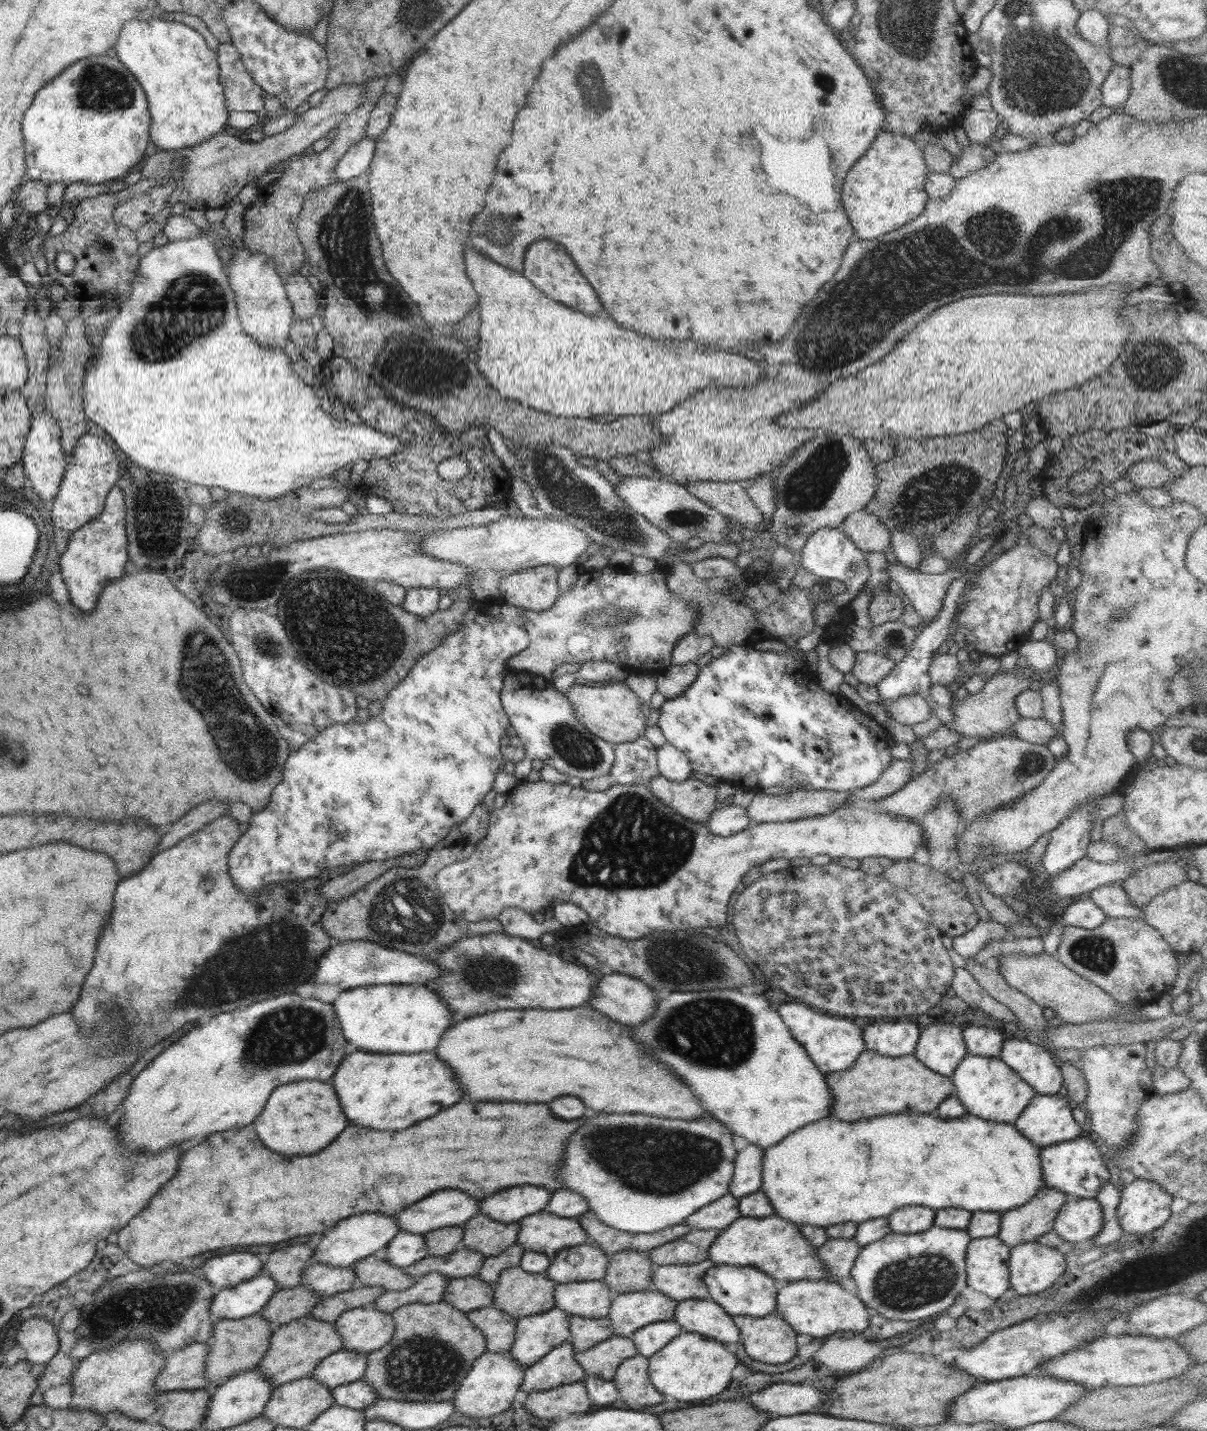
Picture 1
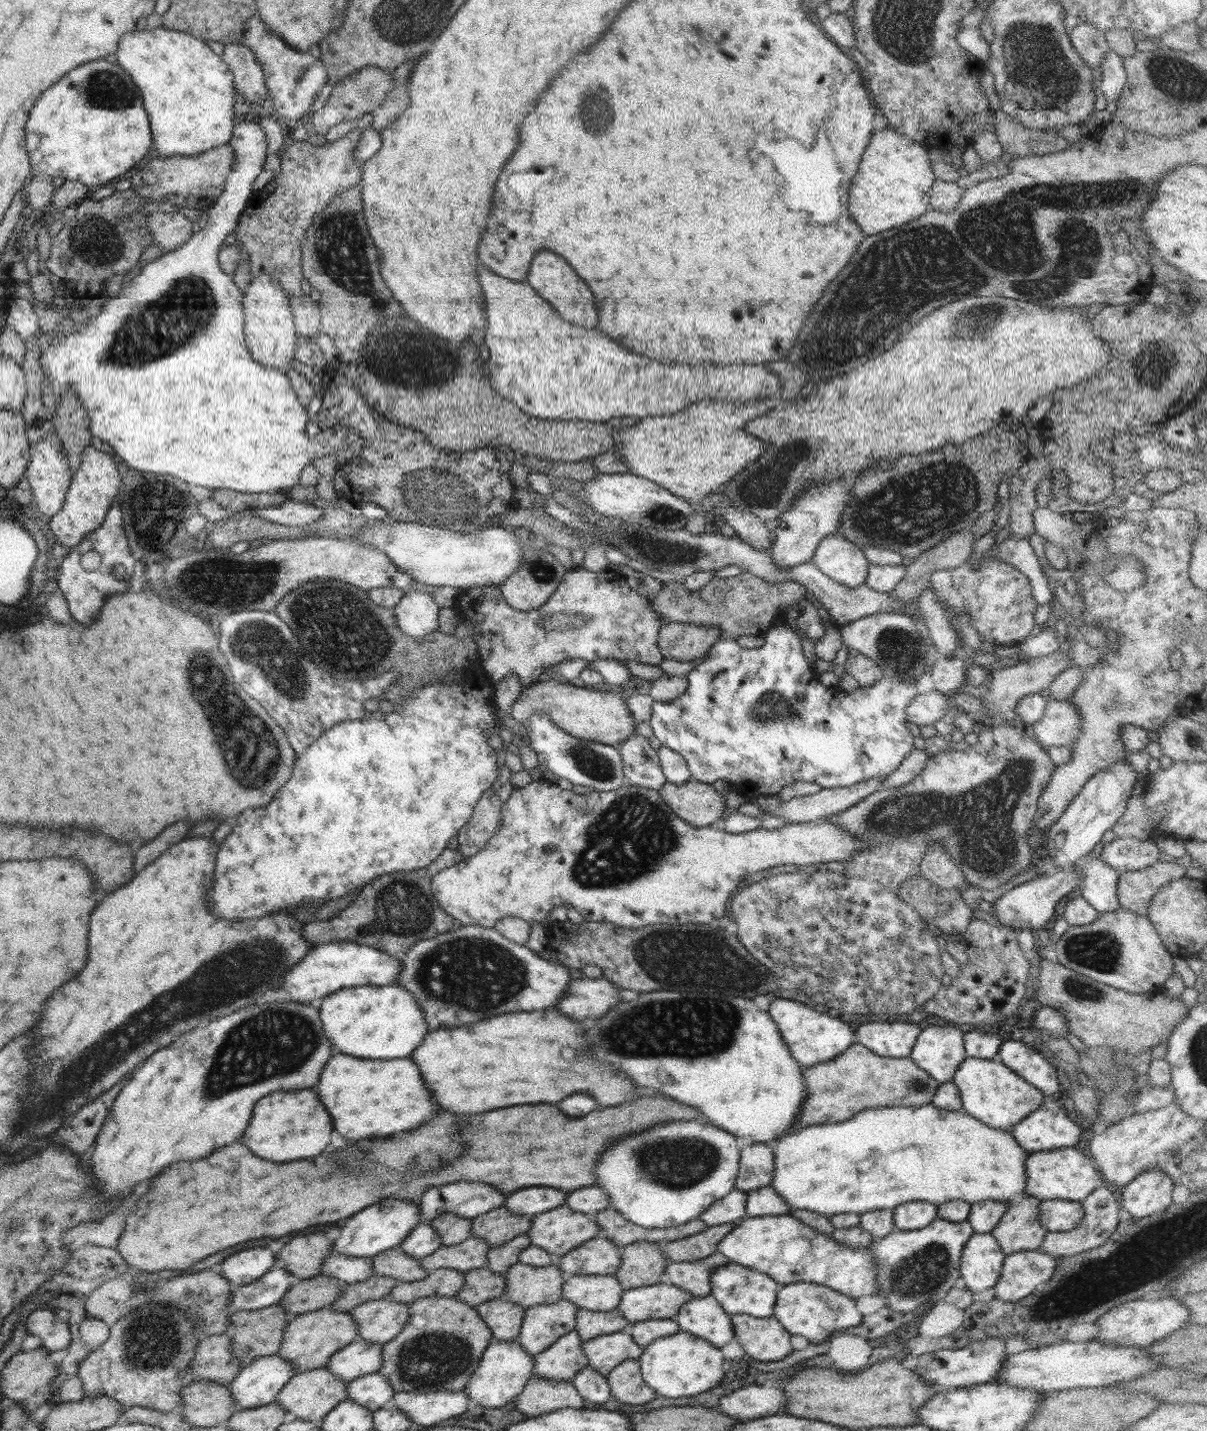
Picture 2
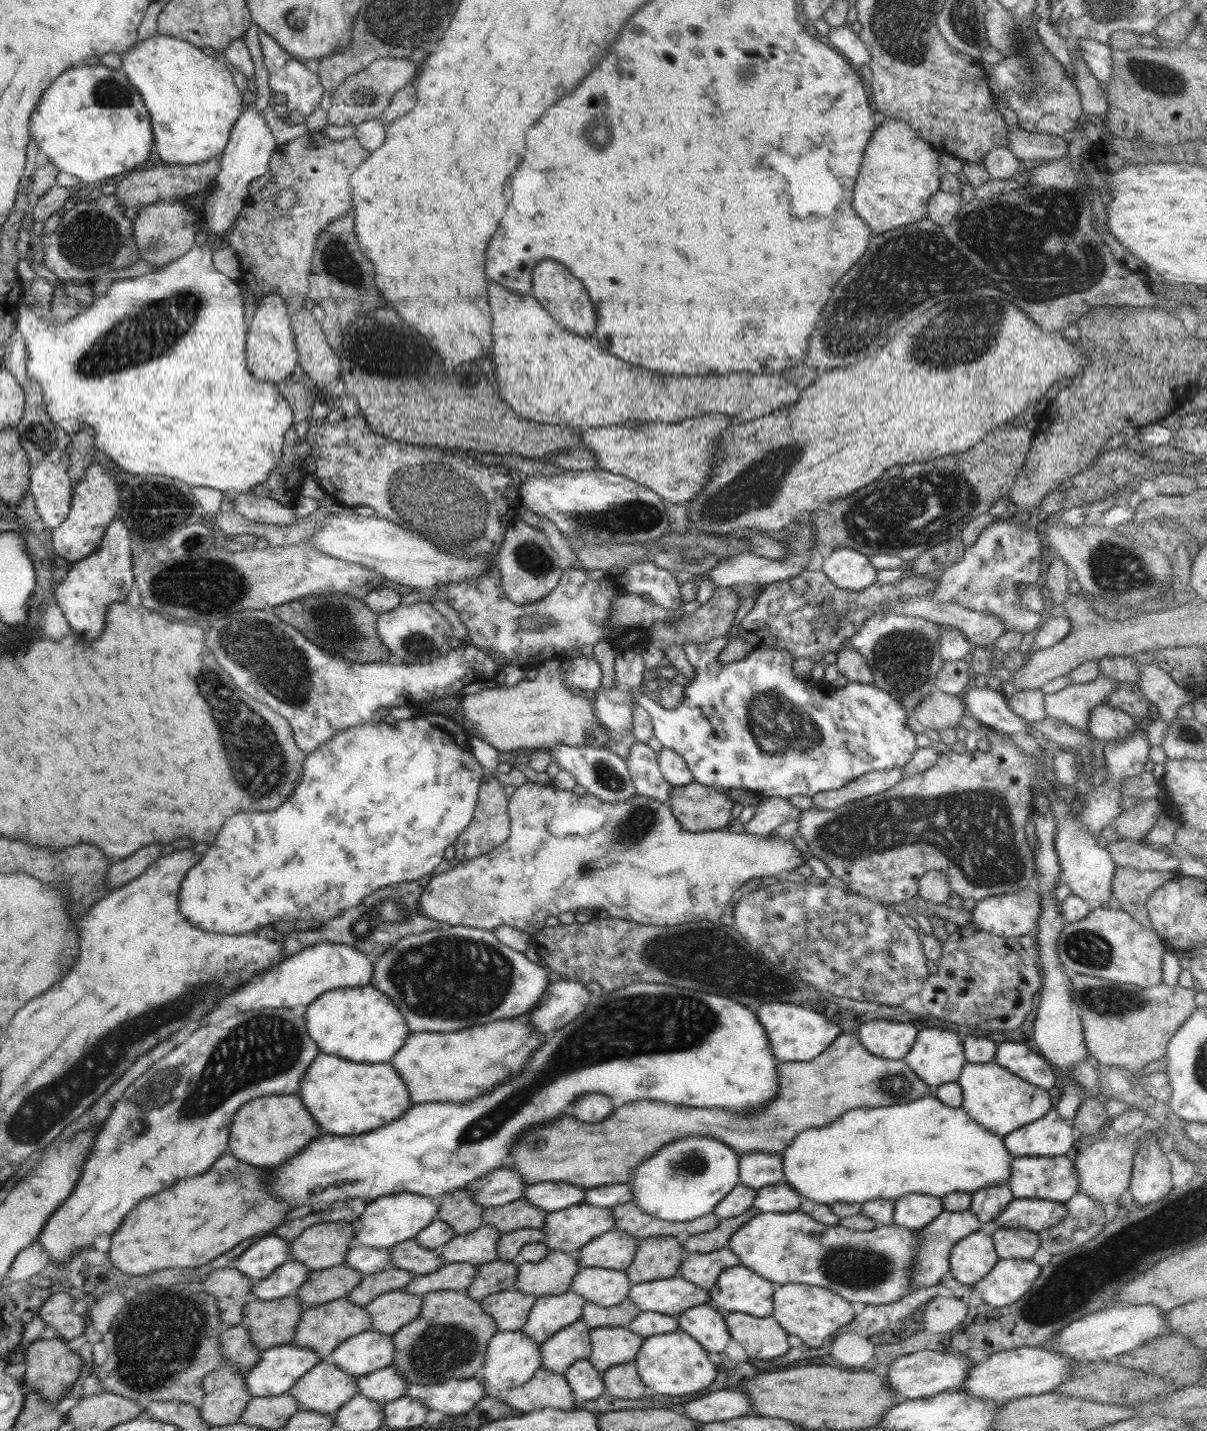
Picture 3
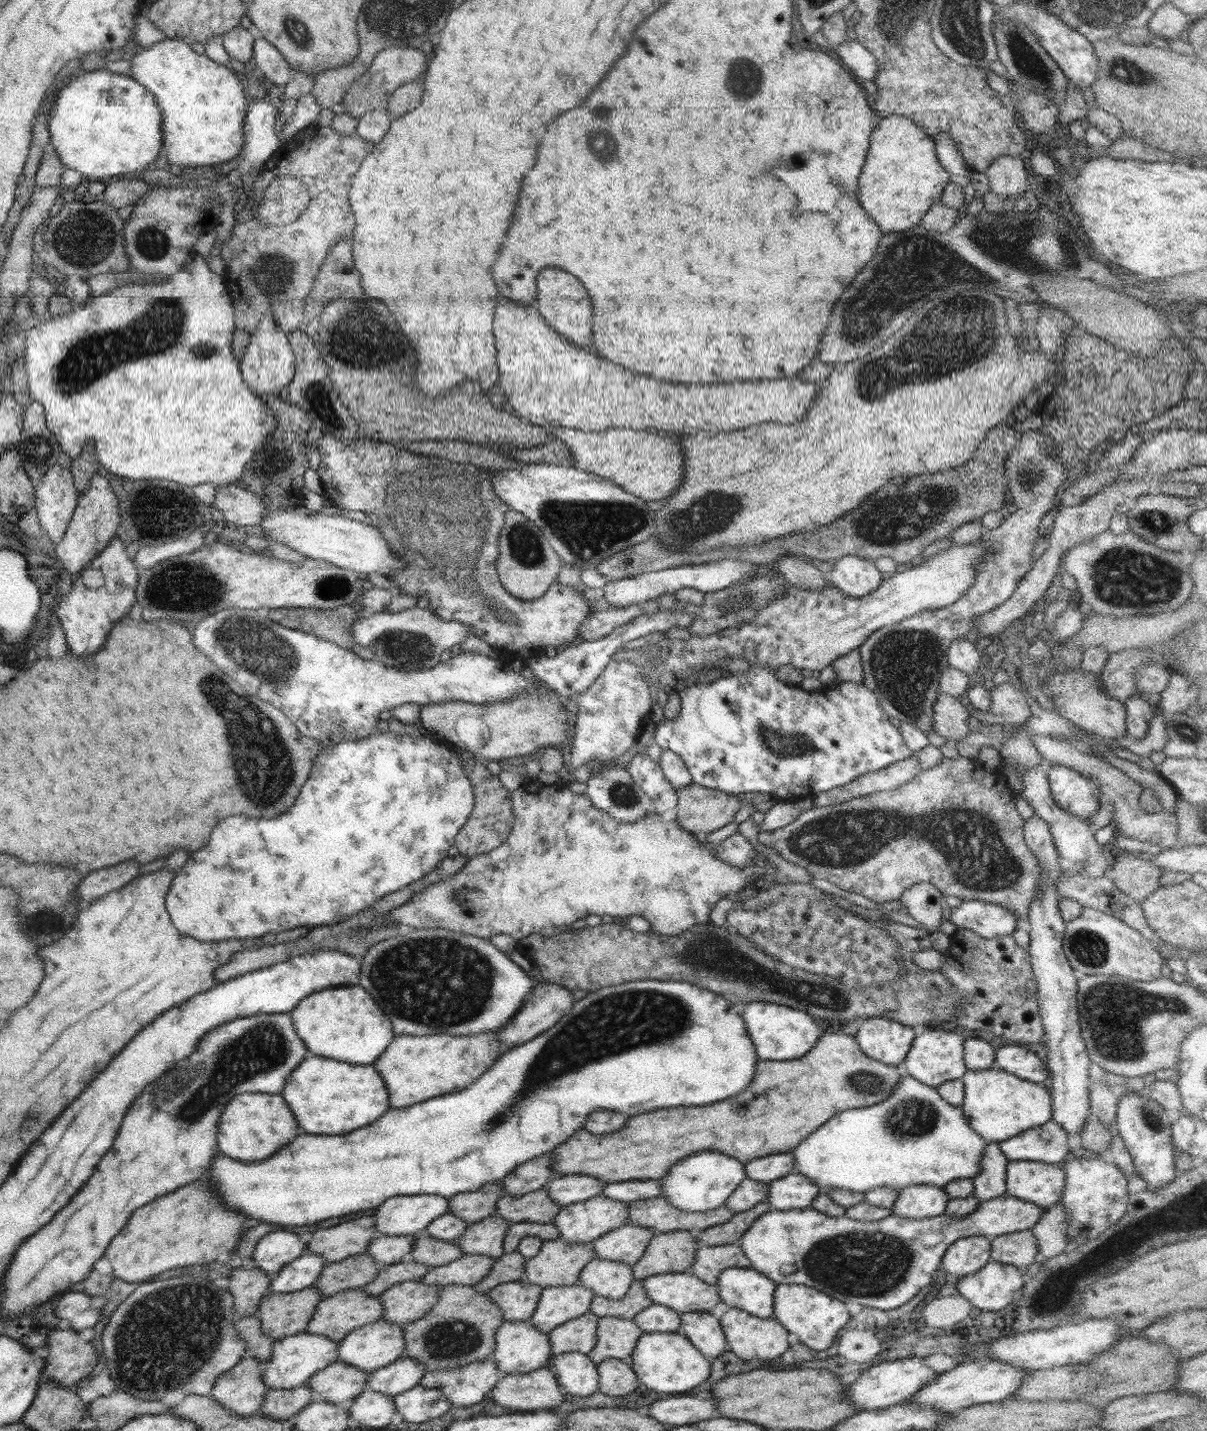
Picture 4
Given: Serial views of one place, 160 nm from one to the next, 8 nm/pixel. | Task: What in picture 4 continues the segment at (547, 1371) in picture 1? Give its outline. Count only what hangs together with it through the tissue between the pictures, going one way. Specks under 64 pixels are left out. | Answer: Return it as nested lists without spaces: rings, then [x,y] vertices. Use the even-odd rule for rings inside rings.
[[[588,1312],[564,1325],[556,1326],[546,1336],[550,1342],[551,1356],[572,1352],[588,1355],[596,1345],[596,1326],[599,1318]]]

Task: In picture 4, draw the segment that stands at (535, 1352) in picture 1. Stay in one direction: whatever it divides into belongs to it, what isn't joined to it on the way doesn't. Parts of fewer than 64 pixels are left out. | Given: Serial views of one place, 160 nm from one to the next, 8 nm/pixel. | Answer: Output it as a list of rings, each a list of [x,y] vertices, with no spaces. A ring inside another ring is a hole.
[[[580,1284],[546,1287],[530,1323],[538,1332],[547,1335],[556,1326],[587,1314],[594,1297],[592,1290]]]

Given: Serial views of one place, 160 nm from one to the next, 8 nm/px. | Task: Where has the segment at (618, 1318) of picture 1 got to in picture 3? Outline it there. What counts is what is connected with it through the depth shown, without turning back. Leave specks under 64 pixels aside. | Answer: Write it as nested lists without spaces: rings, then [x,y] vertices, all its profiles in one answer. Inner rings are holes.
[[[680,1276],[633,1284],[629,1288],[627,1297],[637,1306],[639,1312],[656,1312],[675,1318],[687,1309],[706,1304],[710,1300],[707,1290],[688,1282]]]

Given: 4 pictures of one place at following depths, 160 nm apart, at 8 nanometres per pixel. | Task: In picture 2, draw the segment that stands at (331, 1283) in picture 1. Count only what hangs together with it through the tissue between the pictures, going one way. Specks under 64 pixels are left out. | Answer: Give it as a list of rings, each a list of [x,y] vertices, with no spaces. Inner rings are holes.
[[[331,1251],[324,1261],[321,1274],[335,1278],[341,1284],[362,1282],[374,1274],[372,1259]]]

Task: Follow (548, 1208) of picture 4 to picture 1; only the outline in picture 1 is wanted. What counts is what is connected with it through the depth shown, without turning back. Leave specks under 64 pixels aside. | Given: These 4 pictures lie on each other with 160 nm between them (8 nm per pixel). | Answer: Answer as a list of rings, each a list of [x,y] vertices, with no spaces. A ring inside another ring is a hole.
[[[478,1213],[463,1225],[462,1247],[472,1249],[484,1258],[496,1256],[517,1242],[519,1221],[498,1222],[484,1213]]]

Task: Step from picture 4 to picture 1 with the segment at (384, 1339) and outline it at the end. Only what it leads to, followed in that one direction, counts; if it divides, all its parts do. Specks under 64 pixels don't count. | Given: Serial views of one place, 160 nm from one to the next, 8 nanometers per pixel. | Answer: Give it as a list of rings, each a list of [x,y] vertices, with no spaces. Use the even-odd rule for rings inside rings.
[[[341,1349],[323,1358],[314,1369],[312,1378],[332,1390],[336,1386],[362,1379],[367,1367],[367,1354]]]

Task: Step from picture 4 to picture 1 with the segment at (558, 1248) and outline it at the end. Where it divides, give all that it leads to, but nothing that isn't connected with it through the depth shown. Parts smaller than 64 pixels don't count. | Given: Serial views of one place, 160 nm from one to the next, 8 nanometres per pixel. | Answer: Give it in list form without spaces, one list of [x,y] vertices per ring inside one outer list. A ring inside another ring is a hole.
[[[506,1268],[494,1284],[494,1307],[517,1320],[555,1307],[555,1282],[543,1273]]]

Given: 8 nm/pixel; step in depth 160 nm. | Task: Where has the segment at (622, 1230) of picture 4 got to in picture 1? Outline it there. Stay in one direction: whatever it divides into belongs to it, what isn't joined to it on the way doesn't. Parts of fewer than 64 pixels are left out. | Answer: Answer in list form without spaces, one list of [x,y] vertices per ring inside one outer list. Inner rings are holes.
[[[587,1241],[559,1250],[544,1274],[555,1284],[575,1280],[602,1281],[608,1268],[608,1257],[594,1241]]]

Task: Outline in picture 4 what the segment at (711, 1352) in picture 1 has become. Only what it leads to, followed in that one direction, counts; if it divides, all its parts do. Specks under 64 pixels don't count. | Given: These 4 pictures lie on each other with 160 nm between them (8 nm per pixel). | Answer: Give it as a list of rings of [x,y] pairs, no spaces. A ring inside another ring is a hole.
[[[641,1332],[640,1339],[632,1352],[631,1367],[644,1390],[682,1394],[706,1382],[710,1377],[710,1360],[698,1351],[680,1332],[646,1333]]]

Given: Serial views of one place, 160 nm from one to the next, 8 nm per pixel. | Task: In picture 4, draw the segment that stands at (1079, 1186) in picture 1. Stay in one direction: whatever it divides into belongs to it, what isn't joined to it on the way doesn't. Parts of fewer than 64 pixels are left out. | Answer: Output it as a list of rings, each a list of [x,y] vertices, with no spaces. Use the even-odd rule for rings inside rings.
[[[1009,1161],[1006,1171],[1006,1194],[1049,1209],[1062,1198],[1064,1169],[1047,1162]]]

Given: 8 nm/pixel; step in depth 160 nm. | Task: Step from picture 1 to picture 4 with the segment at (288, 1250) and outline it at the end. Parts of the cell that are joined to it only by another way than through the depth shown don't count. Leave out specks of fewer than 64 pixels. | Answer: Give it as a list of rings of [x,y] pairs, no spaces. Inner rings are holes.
[[[371,1215],[355,1218],[330,1228],[316,1230],[312,1233],[311,1241],[306,1244],[307,1252],[319,1254],[330,1263],[340,1262],[344,1258],[366,1253],[370,1241],[376,1235],[377,1228],[375,1226],[376,1217]]]

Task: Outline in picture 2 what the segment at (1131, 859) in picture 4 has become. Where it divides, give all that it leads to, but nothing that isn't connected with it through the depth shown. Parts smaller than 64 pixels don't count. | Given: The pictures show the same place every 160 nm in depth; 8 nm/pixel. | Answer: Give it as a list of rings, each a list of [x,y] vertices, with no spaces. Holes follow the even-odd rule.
[[[1157,861],[1144,869],[1119,876],[1117,894],[1121,909],[1147,917],[1154,894],[1166,883],[1185,877],[1186,869],[1174,862]]]

